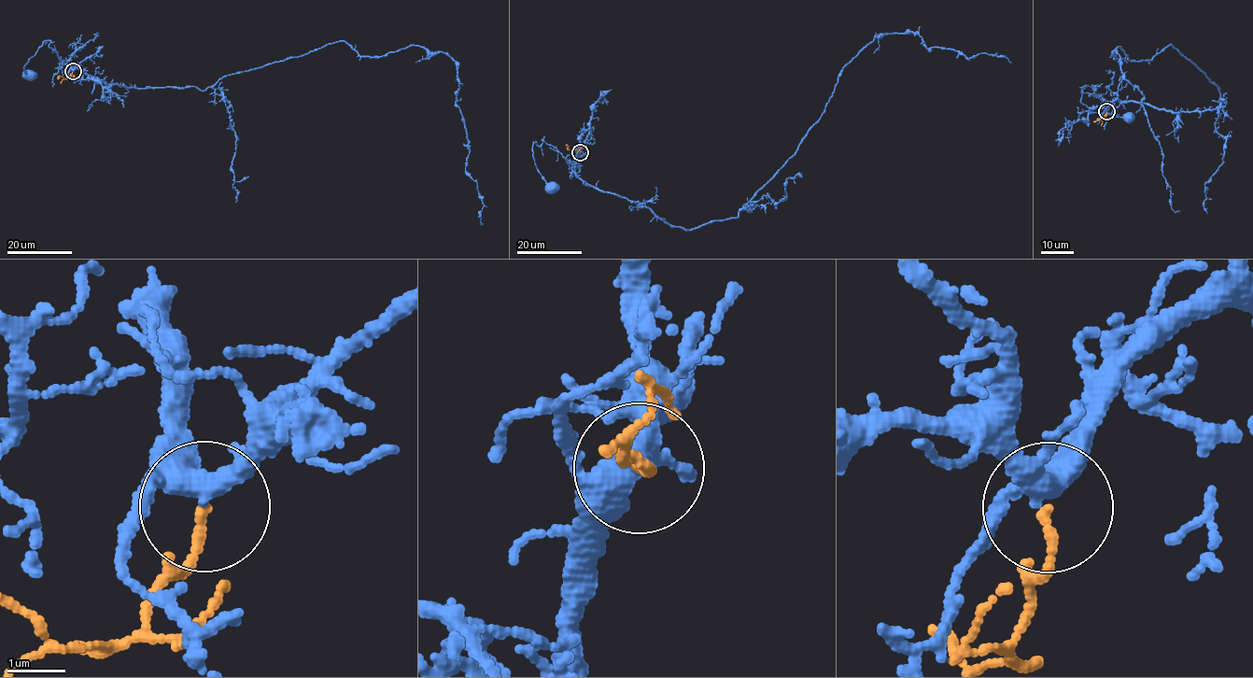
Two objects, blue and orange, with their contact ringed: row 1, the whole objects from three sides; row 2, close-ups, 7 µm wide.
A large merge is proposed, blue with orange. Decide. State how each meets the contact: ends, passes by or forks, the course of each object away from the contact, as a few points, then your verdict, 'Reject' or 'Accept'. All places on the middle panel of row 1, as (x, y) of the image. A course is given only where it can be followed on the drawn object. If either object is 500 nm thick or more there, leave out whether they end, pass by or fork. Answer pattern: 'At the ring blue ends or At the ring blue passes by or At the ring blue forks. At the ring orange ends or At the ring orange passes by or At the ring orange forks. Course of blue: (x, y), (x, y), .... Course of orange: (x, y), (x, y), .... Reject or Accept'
At the ring blue forks. At the ring orange ends. Course of blue: (580, 151), (573, 168), (542, 139), (538, 146), (533, 144), (537, 170), (552, 188). Course of orange: (580, 151), (569, 149), (566, 144). Accept

